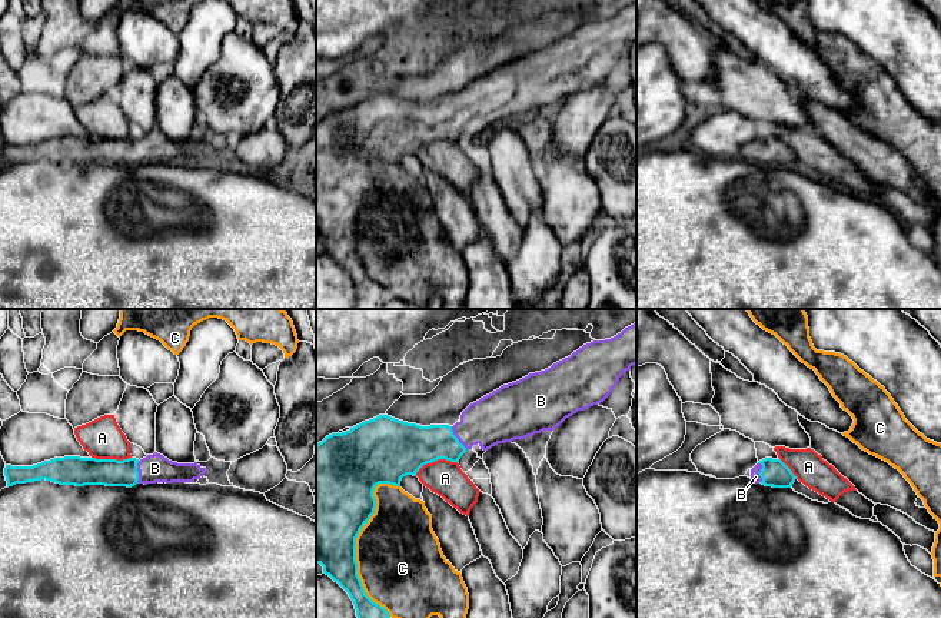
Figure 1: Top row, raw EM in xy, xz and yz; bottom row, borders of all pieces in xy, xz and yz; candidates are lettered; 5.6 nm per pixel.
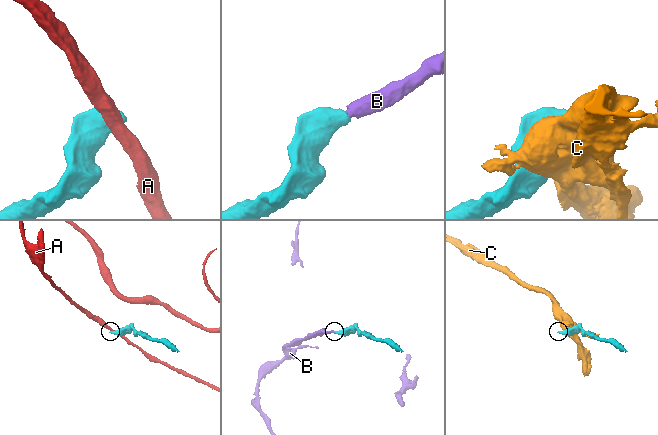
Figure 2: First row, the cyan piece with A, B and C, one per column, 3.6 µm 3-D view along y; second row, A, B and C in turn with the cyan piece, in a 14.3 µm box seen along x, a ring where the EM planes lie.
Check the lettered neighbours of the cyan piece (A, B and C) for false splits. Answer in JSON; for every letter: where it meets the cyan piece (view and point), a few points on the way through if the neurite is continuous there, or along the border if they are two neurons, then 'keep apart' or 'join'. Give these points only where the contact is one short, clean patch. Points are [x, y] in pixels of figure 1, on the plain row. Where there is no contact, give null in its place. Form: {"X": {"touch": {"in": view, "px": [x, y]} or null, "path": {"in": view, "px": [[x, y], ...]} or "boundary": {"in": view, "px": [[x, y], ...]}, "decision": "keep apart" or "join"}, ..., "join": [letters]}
{"A": {"touch": {"in": "xz", "px": [435, 139]}, "boundary": {"in": "xz", "px": [[456, 140], [435, 139], [426, 142], [415, 155]]}, "decision": "keep apart"}, "B": {"touch": {"in": "xy", "px": [138, 152]}, "path": {"in": "xy", "px": [[110, 152], [138, 152], [155, 148]]}, "decision": "join"}, "C": {"touch": {"in": "xz", "px": [355, 231]}, "decision": "keep apart"}, "join": ["B"]}

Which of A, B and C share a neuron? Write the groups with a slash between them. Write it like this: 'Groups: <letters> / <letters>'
Groups: A / B / C

